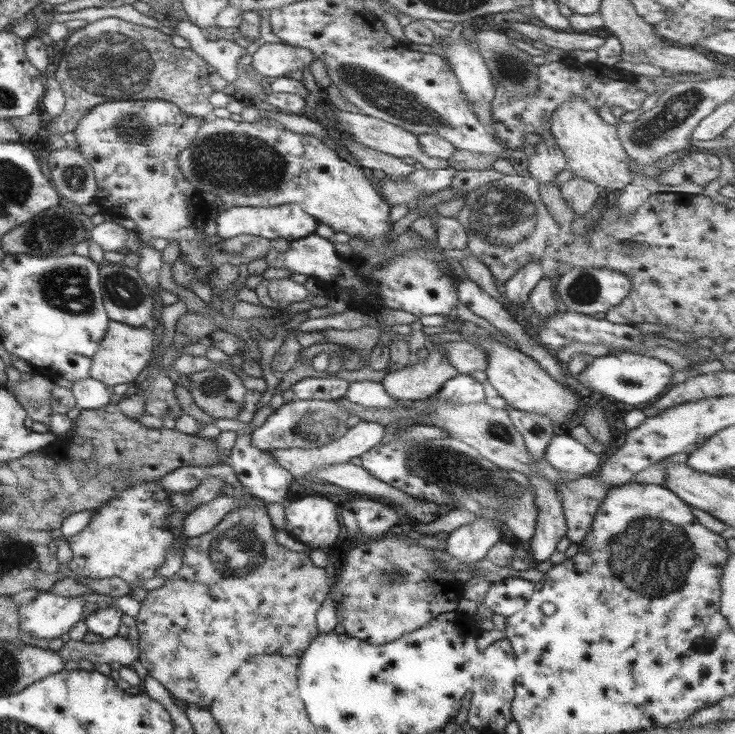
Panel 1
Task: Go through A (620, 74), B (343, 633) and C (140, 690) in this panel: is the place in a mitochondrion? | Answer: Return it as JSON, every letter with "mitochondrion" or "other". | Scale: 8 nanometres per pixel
{"A":"other","B":"other","C":"other"}

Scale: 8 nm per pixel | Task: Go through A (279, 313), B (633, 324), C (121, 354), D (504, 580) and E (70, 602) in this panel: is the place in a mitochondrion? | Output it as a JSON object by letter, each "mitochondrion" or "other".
{"A":"other","B":"other","C":"other","D":"other","E":"other"}

